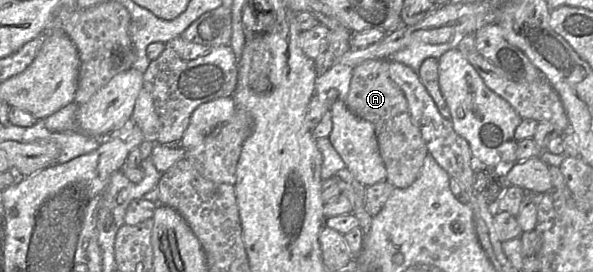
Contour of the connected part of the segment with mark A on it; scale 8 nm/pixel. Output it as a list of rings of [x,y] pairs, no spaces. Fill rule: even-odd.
[[[368,59],[353,67],[345,103],[354,114],[374,125],[387,181],[396,188],[409,187],[417,179],[428,150],[411,117],[403,91],[389,76],[387,59]]]

